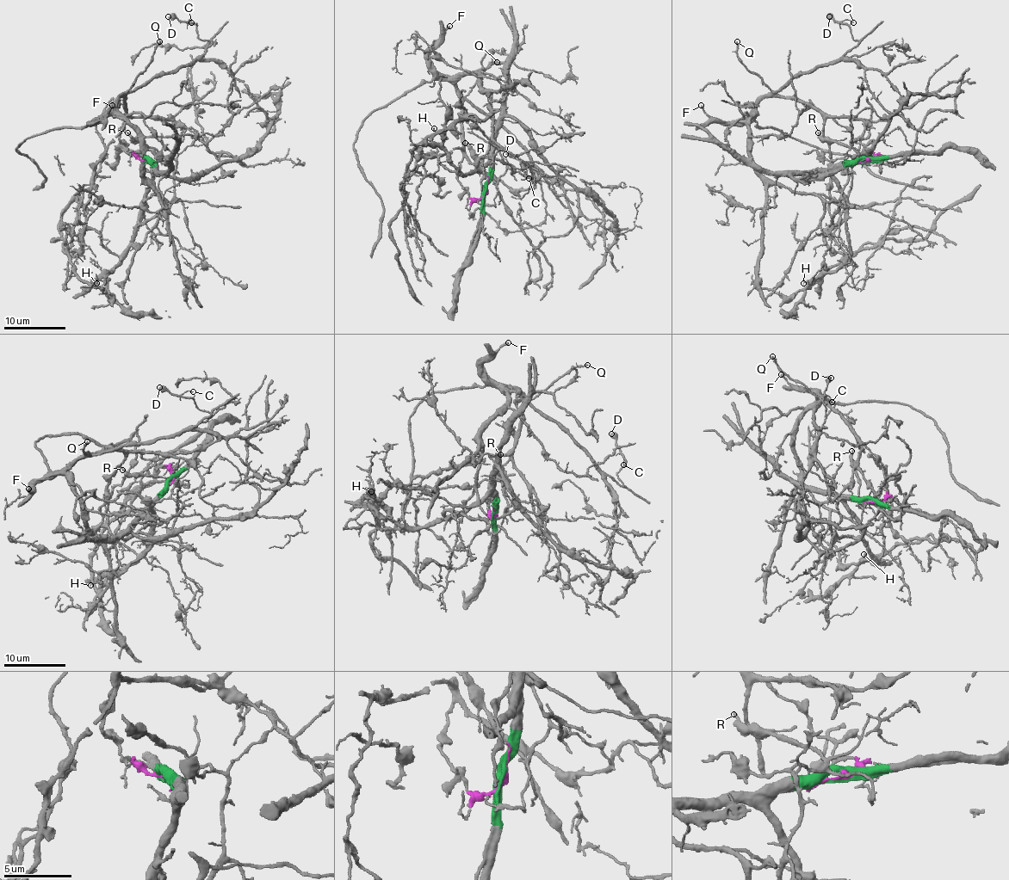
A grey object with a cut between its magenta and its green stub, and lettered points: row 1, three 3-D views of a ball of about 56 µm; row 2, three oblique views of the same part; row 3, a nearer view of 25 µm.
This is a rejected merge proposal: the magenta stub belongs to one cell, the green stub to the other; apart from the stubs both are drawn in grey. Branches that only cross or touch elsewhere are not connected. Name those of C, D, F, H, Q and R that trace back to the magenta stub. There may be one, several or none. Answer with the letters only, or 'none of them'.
C, D, F, Q

